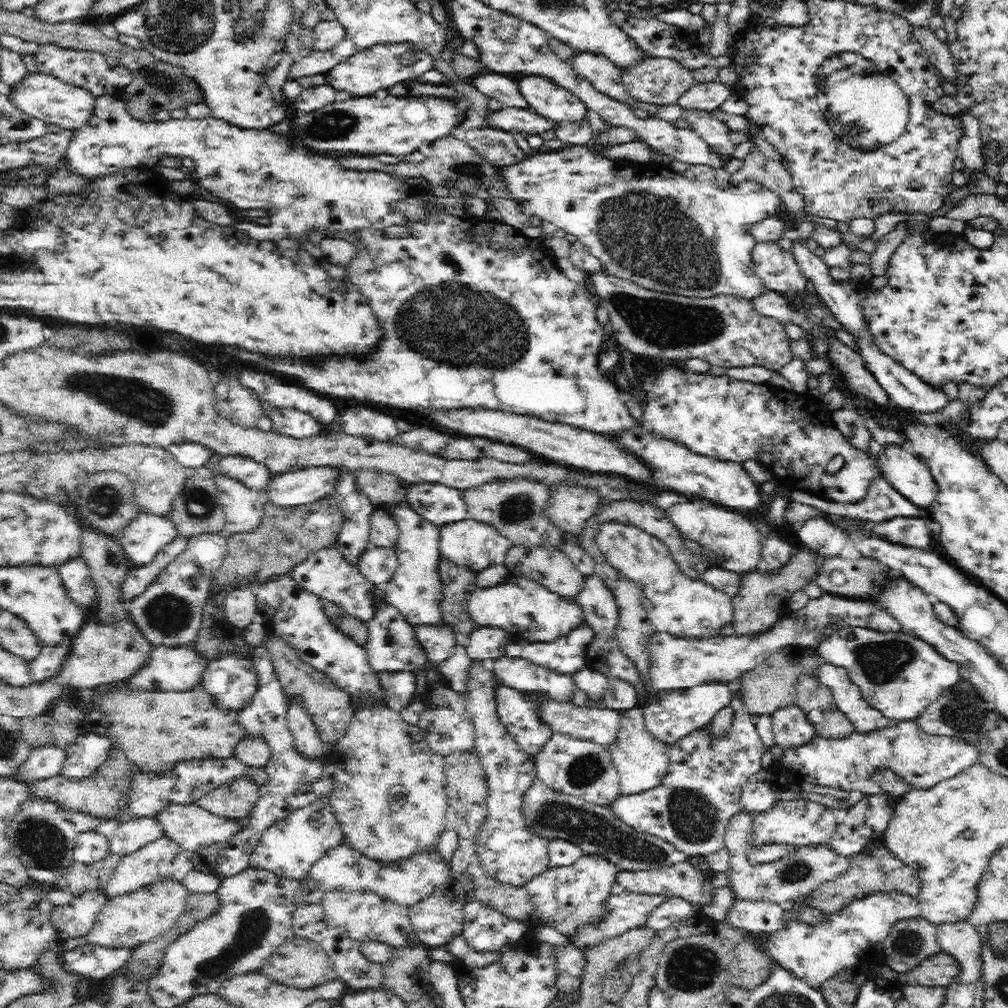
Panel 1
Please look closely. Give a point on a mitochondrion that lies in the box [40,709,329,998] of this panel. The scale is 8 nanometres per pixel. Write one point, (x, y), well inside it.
(254, 924)

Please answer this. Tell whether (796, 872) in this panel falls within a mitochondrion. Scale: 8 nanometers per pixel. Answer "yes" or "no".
yes

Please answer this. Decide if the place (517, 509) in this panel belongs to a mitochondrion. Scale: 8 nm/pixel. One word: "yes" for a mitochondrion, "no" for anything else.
yes

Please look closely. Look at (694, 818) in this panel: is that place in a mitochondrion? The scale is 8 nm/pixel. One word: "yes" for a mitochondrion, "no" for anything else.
yes

